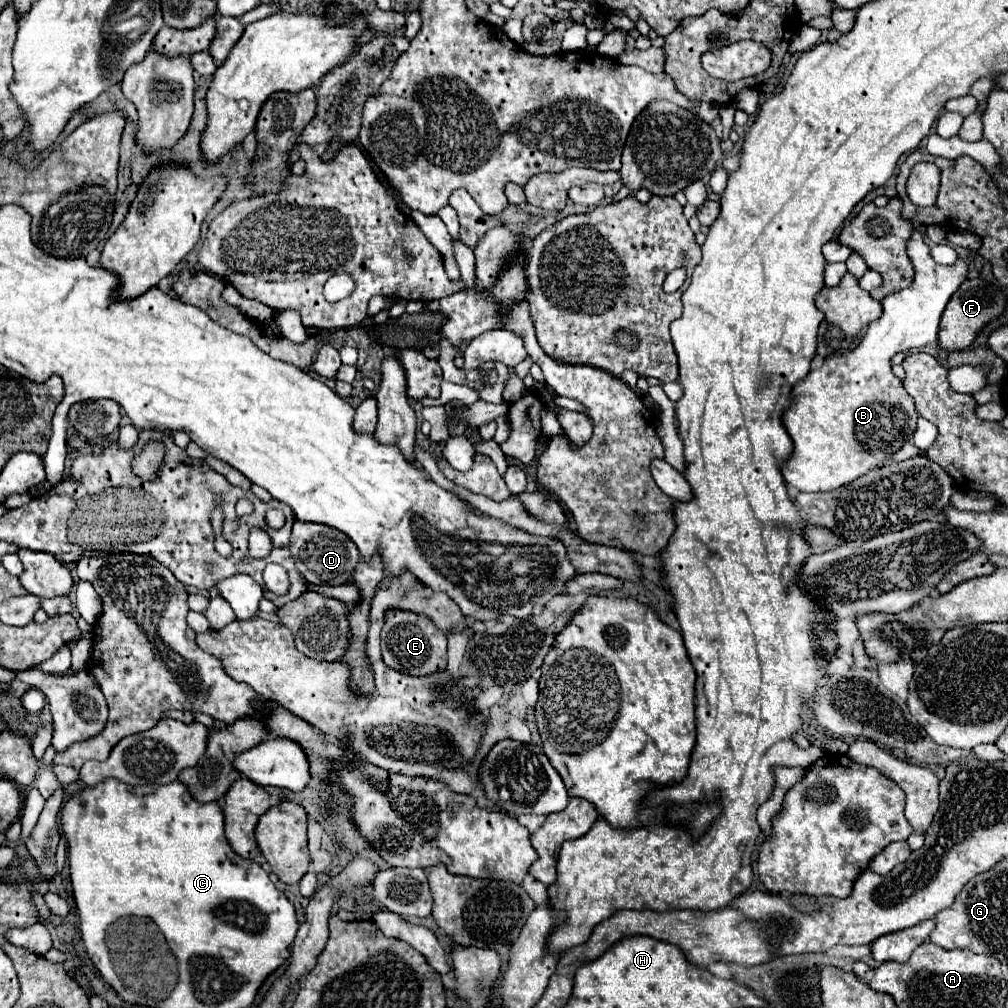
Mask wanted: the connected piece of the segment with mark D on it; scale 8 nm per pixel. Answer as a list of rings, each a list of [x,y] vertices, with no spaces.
[[[293,523],[291,533],[291,555],[295,559],[301,575],[313,585],[343,585],[353,581],[355,565],[359,563],[359,551],[355,543],[333,527],[317,525],[317,523]]]

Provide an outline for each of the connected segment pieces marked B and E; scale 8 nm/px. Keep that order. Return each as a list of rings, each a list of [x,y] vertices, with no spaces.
[[[921,225],[919,229],[913,231],[911,241],[907,243],[907,255],[915,271],[913,283],[903,291],[889,293],[881,301],[883,315],[867,327],[867,333],[863,335],[863,341],[855,347],[855,351],[827,357],[819,369],[813,369],[791,391],[791,399],[781,415],[781,421],[793,441],[793,453],[783,463],[781,473],[783,479],[793,487],[797,487],[799,491],[835,491],[855,481],[857,477],[885,463],[887,457],[899,451],[915,431],[917,425],[915,405],[911,401],[911,395],[905,391],[903,383],[891,373],[891,357],[899,351],[925,347],[937,341],[941,313],[947,301],[951,299],[951,295],[959,289],[959,285],[967,277],[967,263],[963,259],[957,259],[957,263],[951,267],[937,265],[931,259],[929,247],[925,245],[923,239],[925,239],[925,227]]]
[[[389,609],[385,613],[385,625],[381,631],[383,661],[407,675],[429,675],[447,667],[447,635],[435,627],[429,617],[411,611]]]

